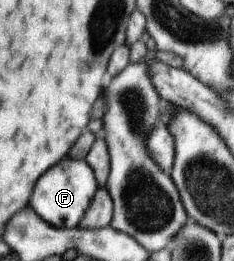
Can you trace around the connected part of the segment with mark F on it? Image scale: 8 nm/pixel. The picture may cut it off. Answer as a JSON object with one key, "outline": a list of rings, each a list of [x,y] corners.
{"outline":[[[65,159],[65,163],[57,163],[45,179],[37,185],[37,191],[33,193],[31,207],[49,224],[57,228],[79,228],[85,213],[93,203],[93,195],[96,194],[97,180],[93,175],[93,168],[89,162],[79,159]]]}

